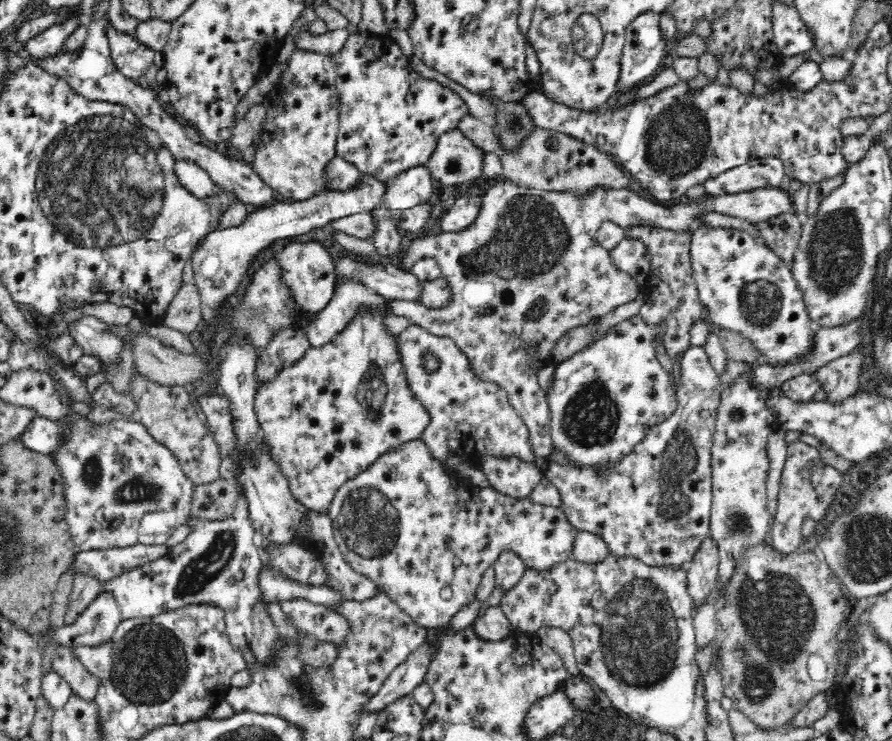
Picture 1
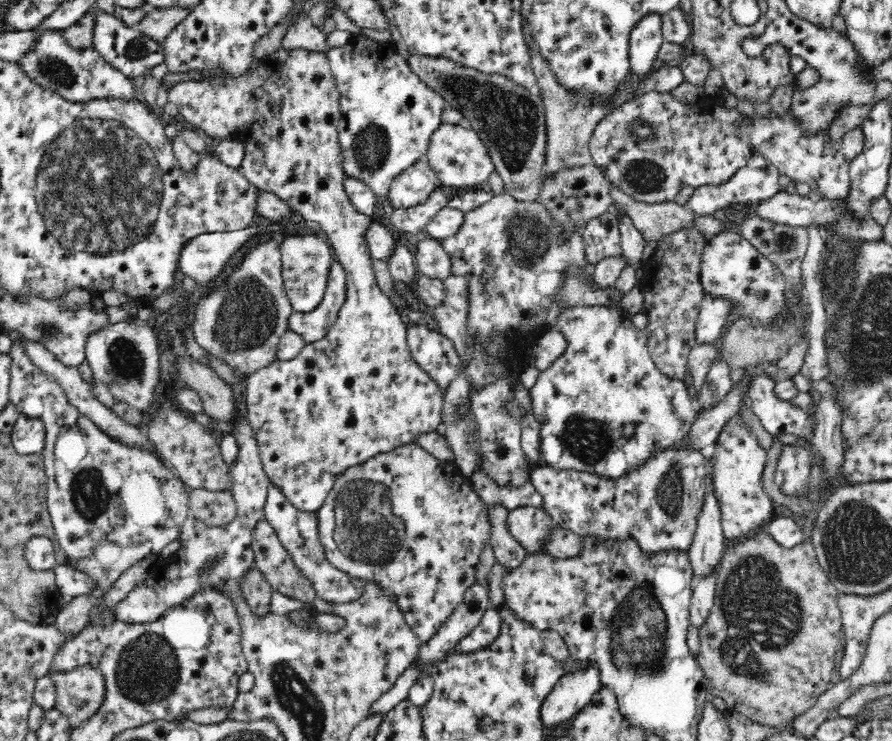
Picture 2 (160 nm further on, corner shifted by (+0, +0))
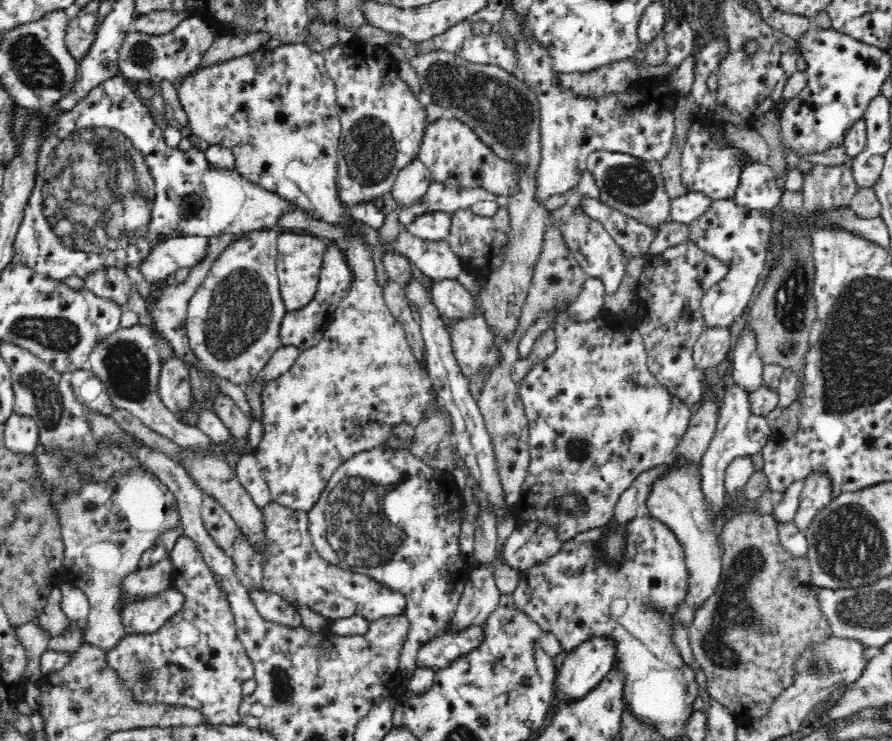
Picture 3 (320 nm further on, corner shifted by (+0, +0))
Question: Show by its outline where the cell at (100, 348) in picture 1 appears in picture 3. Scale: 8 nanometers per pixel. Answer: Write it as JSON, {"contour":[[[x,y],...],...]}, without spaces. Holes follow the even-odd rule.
{"contour":[[[134,323],[129,327],[118,327],[113,333],[94,346],[86,363],[88,370],[104,384],[108,397],[118,408],[129,410],[145,426],[152,431],[163,434],[177,445],[209,449],[210,438],[203,434],[197,426],[188,426],[180,418],[170,412],[162,402],[158,393],[162,366],[155,337],[144,323]]]}

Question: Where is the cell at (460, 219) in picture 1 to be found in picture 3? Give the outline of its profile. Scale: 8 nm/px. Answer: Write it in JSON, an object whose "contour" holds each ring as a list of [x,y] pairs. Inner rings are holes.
{"contour":[[[428,212],[416,218],[406,231],[427,241],[440,241],[449,237],[451,226],[452,213]]]}

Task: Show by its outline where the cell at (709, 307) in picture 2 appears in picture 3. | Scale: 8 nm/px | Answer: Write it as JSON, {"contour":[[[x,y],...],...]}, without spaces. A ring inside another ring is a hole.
{"contour":[[[716,199],[698,220],[690,222],[690,238],[703,251],[720,261],[730,261],[732,269],[720,282],[713,284],[702,297],[701,311],[708,329],[730,328],[741,317],[754,294],[754,286],[762,272],[767,252],[765,240],[771,230],[771,222],[760,210],[738,206],[732,201]]]}

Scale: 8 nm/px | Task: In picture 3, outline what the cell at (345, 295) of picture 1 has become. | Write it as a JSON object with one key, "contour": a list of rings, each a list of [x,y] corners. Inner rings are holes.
{"contour":[[[328,242],[314,300],[302,310],[287,311],[282,320],[280,338],[283,345],[296,346],[298,349],[304,350],[321,342],[326,325],[333,318],[337,306],[350,285],[351,272],[342,258],[341,247],[334,242]]]}

